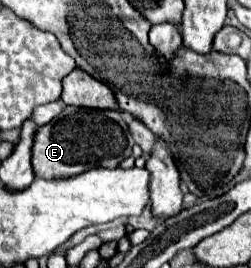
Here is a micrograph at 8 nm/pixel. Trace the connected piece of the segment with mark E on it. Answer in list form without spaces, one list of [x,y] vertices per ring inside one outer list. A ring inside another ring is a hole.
[[[63,107],[61,115],[39,127],[33,137],[33,173],[39,179],[67,179],[89,169],[115,169],[131,155],[133,141],[119,111]]]

